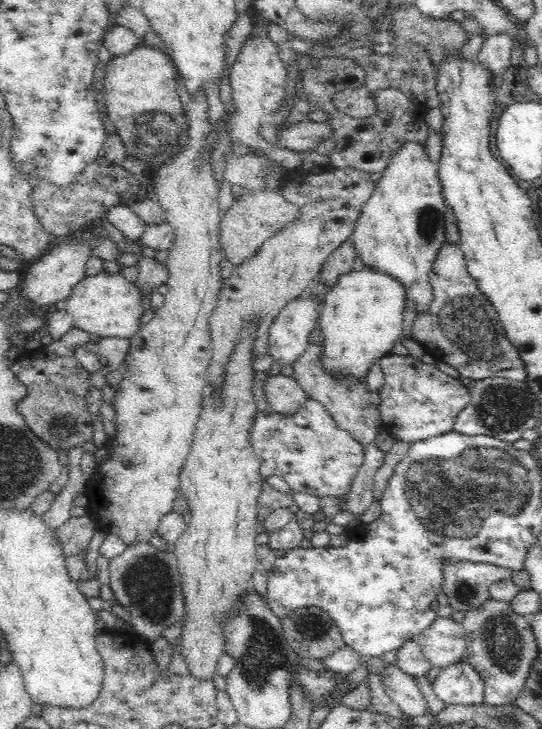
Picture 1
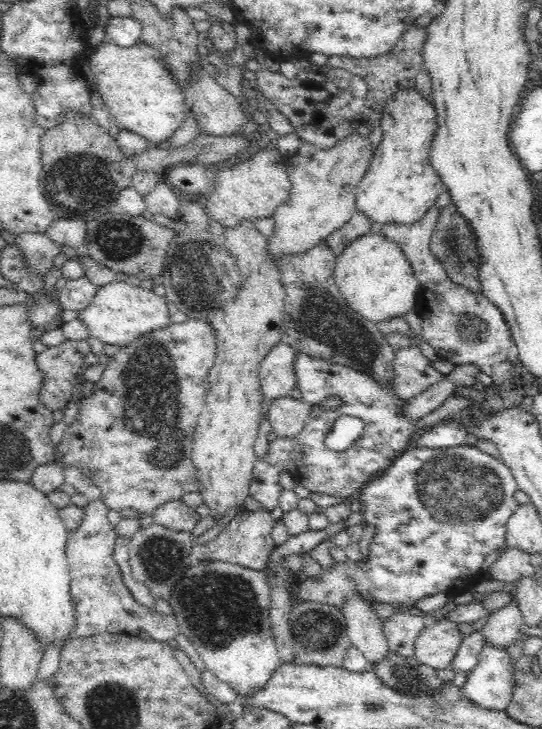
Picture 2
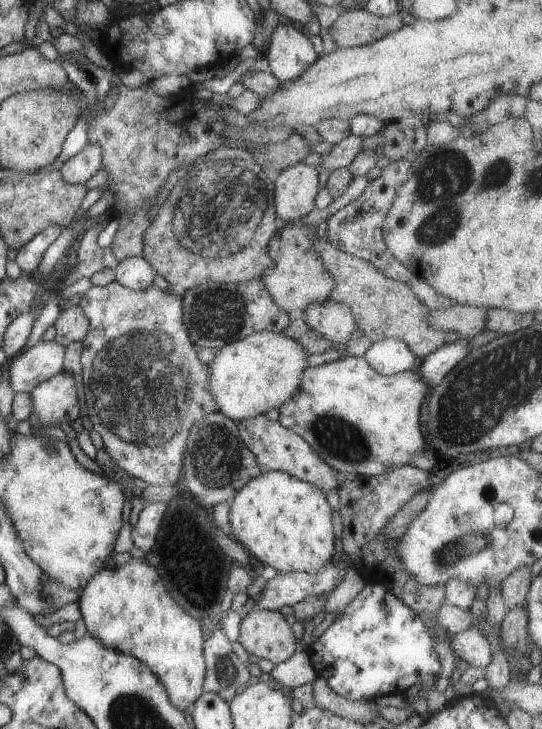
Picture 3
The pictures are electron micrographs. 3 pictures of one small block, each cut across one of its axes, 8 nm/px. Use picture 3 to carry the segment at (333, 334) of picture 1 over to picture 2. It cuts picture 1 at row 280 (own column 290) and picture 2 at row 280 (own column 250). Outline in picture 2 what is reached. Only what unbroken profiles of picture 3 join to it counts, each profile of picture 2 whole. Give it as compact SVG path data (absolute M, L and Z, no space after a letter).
M368 232L356 238L336 256L334 281L348 306L362 318L374 323L404 317L415 308L420 287L402 249L379 232Z

